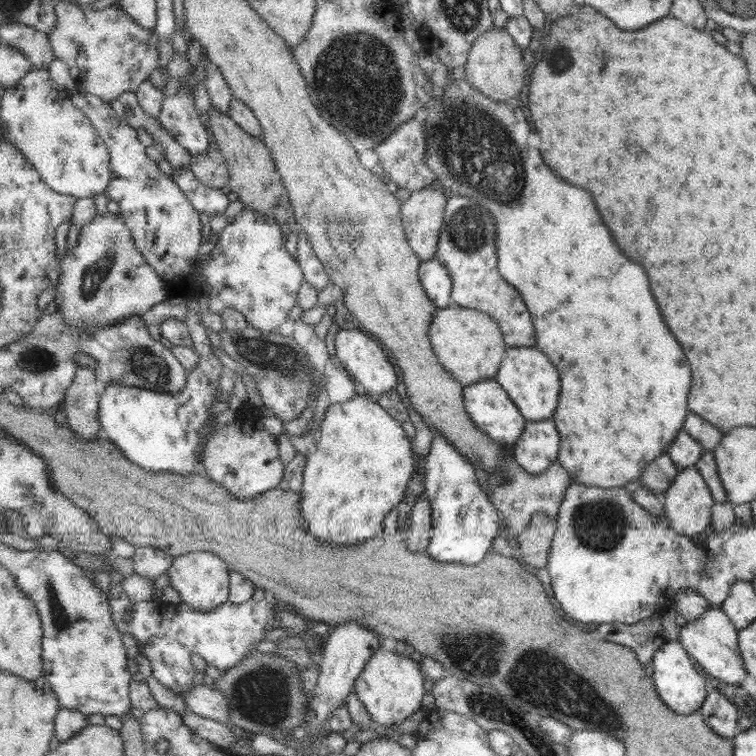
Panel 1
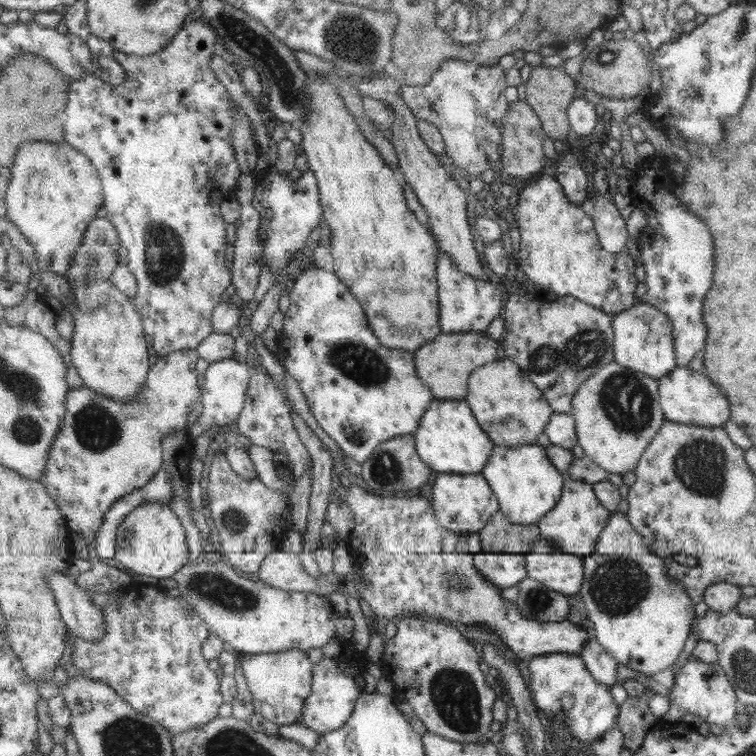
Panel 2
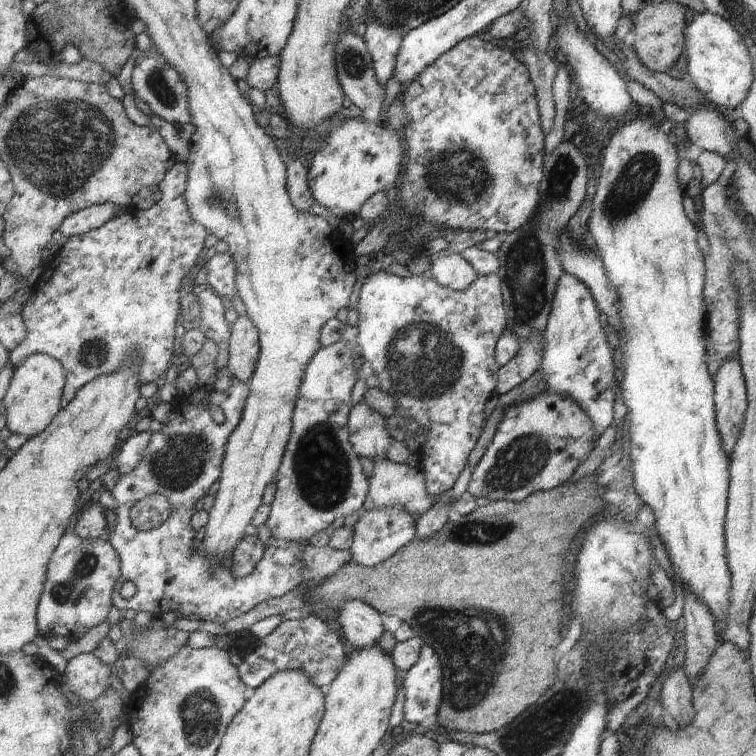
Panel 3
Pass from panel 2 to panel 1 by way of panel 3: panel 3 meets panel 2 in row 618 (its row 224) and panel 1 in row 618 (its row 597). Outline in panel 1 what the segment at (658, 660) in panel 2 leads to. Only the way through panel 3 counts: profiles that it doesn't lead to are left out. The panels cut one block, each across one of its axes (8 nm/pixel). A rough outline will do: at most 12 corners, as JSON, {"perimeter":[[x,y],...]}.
{"perimeter":[[711,606],[679,627],[678,643],[708,678],[747,676],[737,631]]}

